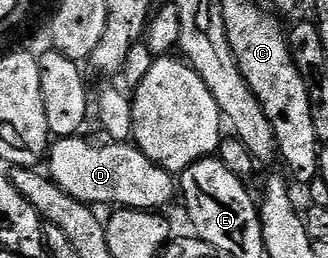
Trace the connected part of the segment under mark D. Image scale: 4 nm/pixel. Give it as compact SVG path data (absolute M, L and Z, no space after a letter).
M85 136L60 137L51 144L48 150L49 176L54 178L59 187L68 191L76 199L85 201L91 206L110 205L109 207L125 207L127 209L165 210L165 205L176 197L176 181L167 169L162 169L148 155L139 151L137 145L127 142L107 140L106 145L98 141L85 141Z

